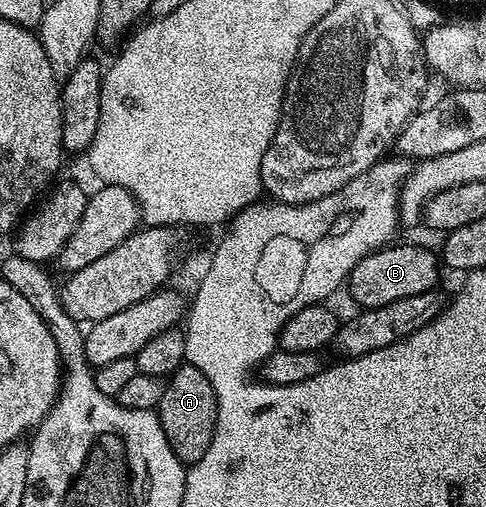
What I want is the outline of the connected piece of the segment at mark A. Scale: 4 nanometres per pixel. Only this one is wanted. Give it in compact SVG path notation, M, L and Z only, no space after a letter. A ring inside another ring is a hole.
M184 365L171 374L157 414L173 453L177 453L184 465L196 463L205 457L205 449L209 449L209 441L213 441L213 431L219 426L219 402L209 377L205 377L201 369Z

